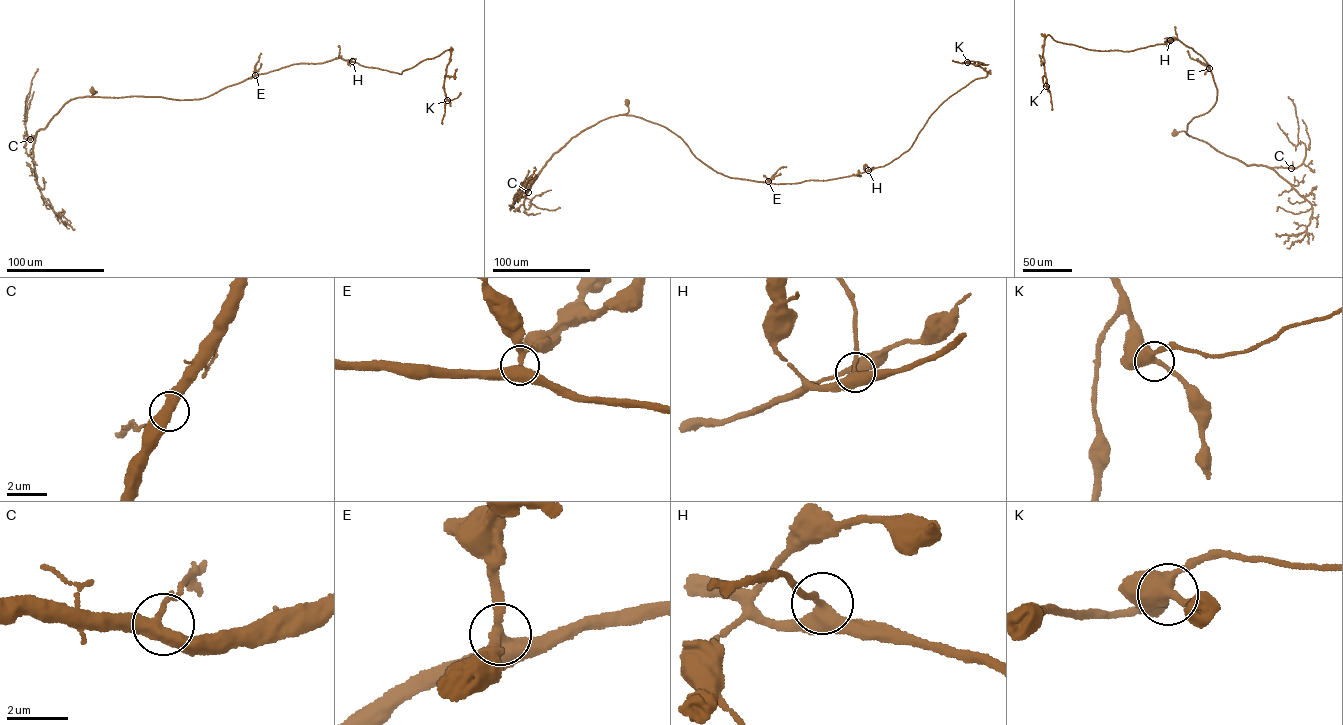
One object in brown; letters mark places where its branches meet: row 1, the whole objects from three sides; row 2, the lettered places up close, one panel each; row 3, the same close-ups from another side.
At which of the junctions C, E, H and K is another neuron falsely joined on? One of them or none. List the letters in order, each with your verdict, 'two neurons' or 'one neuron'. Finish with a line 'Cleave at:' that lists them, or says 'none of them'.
C: one neuron
E: one neuron
H: one neuron
K: one neuron
Cleave at: none of them

